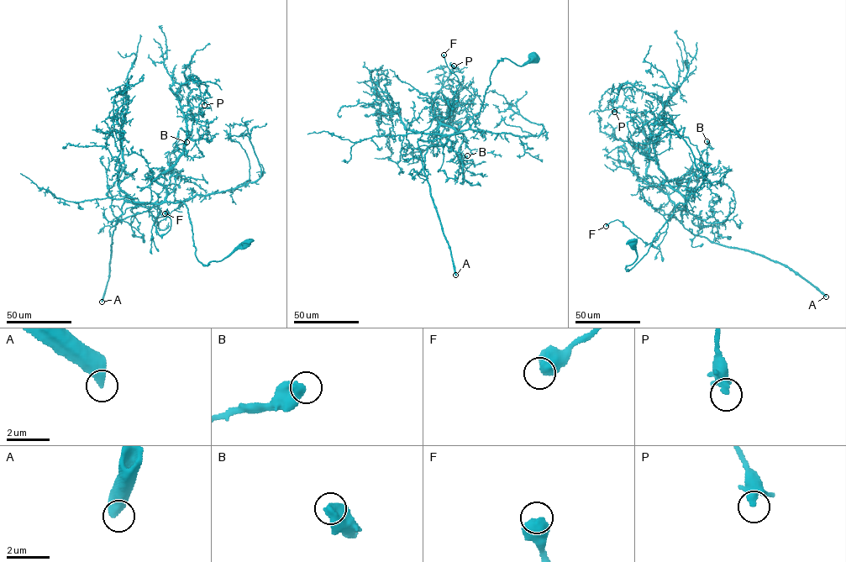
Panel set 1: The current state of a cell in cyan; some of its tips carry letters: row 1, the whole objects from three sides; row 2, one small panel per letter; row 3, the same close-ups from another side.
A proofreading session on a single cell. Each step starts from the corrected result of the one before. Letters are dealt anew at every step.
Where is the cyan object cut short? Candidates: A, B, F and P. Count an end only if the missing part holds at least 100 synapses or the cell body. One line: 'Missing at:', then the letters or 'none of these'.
Missing at: A

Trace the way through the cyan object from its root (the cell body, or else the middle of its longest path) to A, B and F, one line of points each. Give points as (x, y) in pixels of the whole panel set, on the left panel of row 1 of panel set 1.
A: (247, 243), (204, 265), (195, 254), (183, 202), (126, 201), (112, 236), (102, 302)
B: (247, 243), (208, 265), (197, 259), (186, 205), (165, 200), (177, 174), (173, 150), (186, 142)
F: (247, 243), (204, 265), (182, 202), (126, 201), (121, 208), (147, 208), (160, 236), (171, 225), (165, 213)

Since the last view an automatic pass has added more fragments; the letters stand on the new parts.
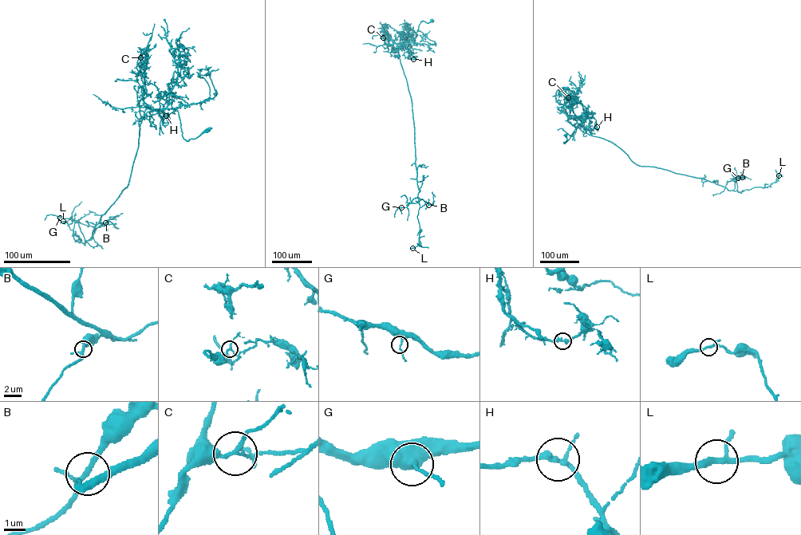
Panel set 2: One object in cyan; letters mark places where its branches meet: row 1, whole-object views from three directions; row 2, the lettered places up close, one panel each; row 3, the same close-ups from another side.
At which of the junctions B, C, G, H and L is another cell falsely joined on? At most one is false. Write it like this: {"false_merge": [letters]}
{"false_merge": ["C"]}

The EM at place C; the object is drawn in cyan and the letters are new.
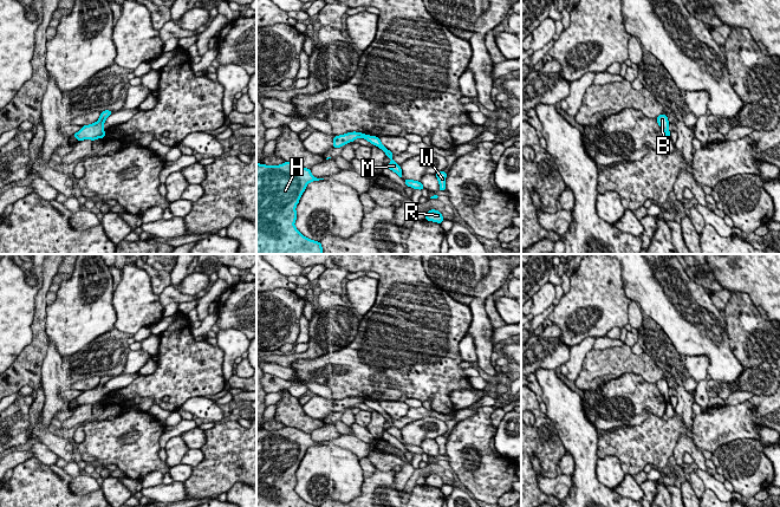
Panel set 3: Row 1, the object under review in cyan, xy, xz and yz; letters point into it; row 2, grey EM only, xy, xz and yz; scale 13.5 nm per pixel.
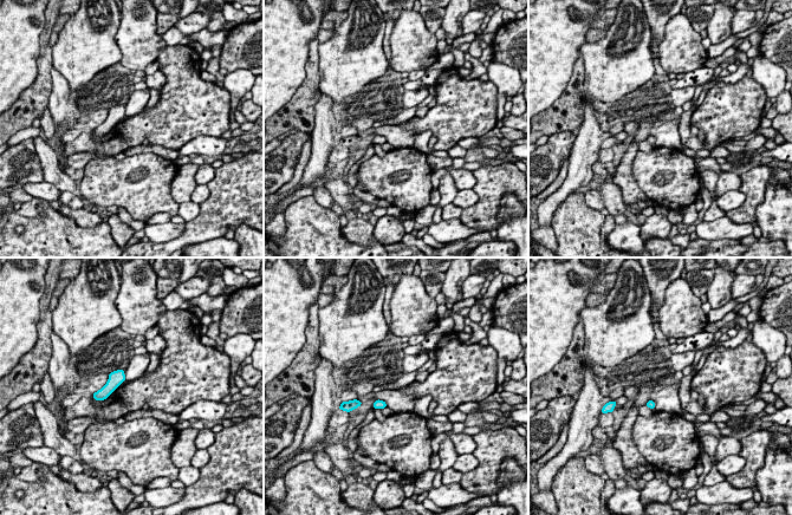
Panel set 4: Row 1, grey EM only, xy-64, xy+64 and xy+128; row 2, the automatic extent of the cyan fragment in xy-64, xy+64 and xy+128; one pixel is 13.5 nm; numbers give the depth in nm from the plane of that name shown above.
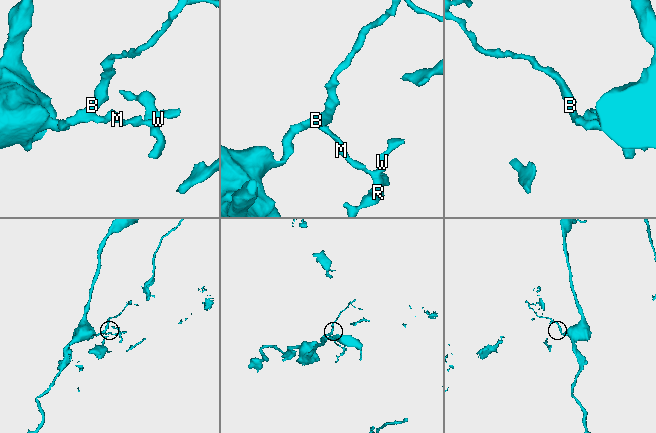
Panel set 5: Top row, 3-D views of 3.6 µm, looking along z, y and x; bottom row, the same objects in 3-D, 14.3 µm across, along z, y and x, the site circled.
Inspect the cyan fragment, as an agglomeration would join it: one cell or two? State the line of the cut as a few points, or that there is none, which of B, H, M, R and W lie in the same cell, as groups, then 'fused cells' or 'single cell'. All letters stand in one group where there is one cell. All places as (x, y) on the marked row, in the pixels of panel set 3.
cut in xz along (365, 135), (363, 137); B H / M R W; fused cells

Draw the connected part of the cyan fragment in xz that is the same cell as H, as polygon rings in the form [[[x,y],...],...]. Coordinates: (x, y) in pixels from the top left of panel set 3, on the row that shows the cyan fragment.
[[[256,163],[256,254],[323,254],[321,243],[304,236],[294,226],[295,207],[306,186],[319,181],[311,169],[297,163],[280,165]]]

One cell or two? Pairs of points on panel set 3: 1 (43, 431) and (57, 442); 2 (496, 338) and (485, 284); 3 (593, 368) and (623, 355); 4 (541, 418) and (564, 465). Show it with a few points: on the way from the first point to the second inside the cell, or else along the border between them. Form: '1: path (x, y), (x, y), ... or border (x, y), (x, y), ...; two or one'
1: path (46, 435), (53, 442); one
2: border (493, 329), (492, 343), (494, 346); two
3: path (600, 365), (616, 361); one
4: border (567, 453), (557, 465); two

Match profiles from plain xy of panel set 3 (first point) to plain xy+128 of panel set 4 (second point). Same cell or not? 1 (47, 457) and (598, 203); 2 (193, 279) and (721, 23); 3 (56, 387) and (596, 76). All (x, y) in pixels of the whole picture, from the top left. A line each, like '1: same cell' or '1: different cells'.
1: same cell
2: different cells
3: different cells

